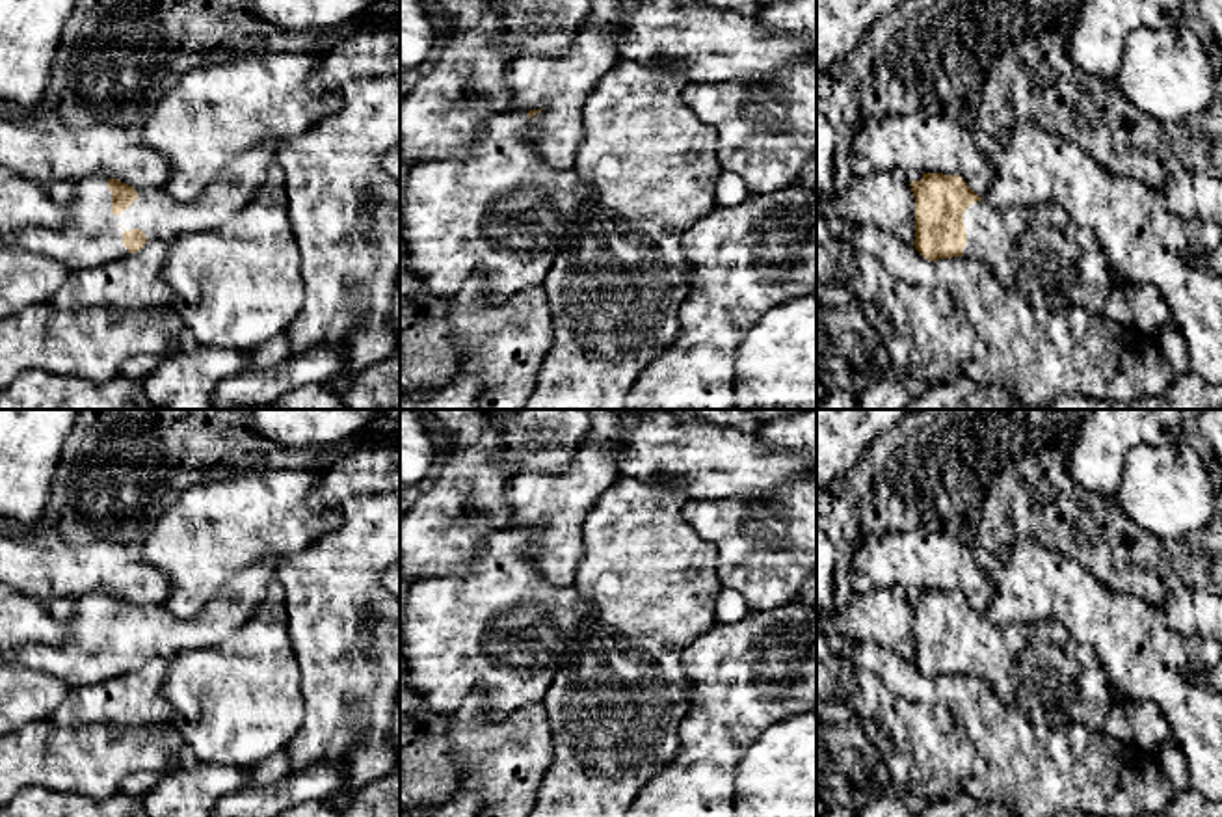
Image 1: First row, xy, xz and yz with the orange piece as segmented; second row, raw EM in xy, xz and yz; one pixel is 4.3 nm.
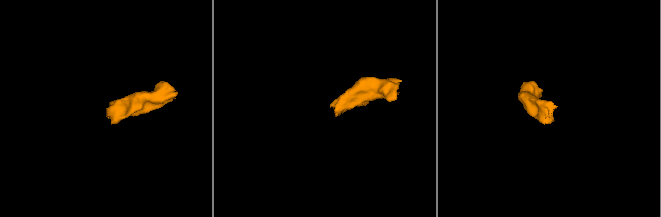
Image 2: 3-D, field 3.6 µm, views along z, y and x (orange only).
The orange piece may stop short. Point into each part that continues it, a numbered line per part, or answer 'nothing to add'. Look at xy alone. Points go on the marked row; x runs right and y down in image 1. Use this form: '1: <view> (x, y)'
1: xy (92, 237)

